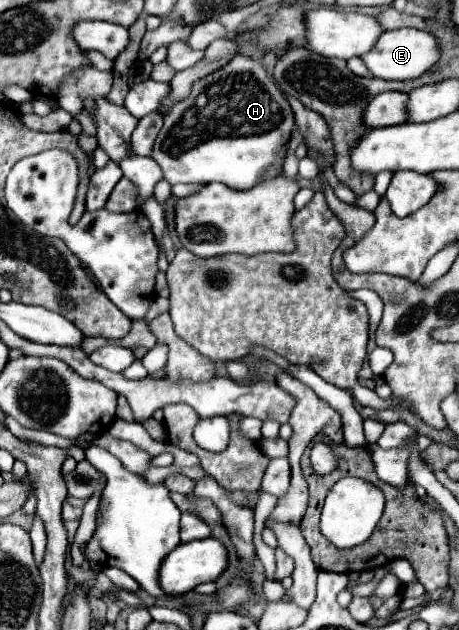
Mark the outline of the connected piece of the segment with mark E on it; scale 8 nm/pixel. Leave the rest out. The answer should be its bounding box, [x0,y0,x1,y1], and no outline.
[360,28,438,80]

